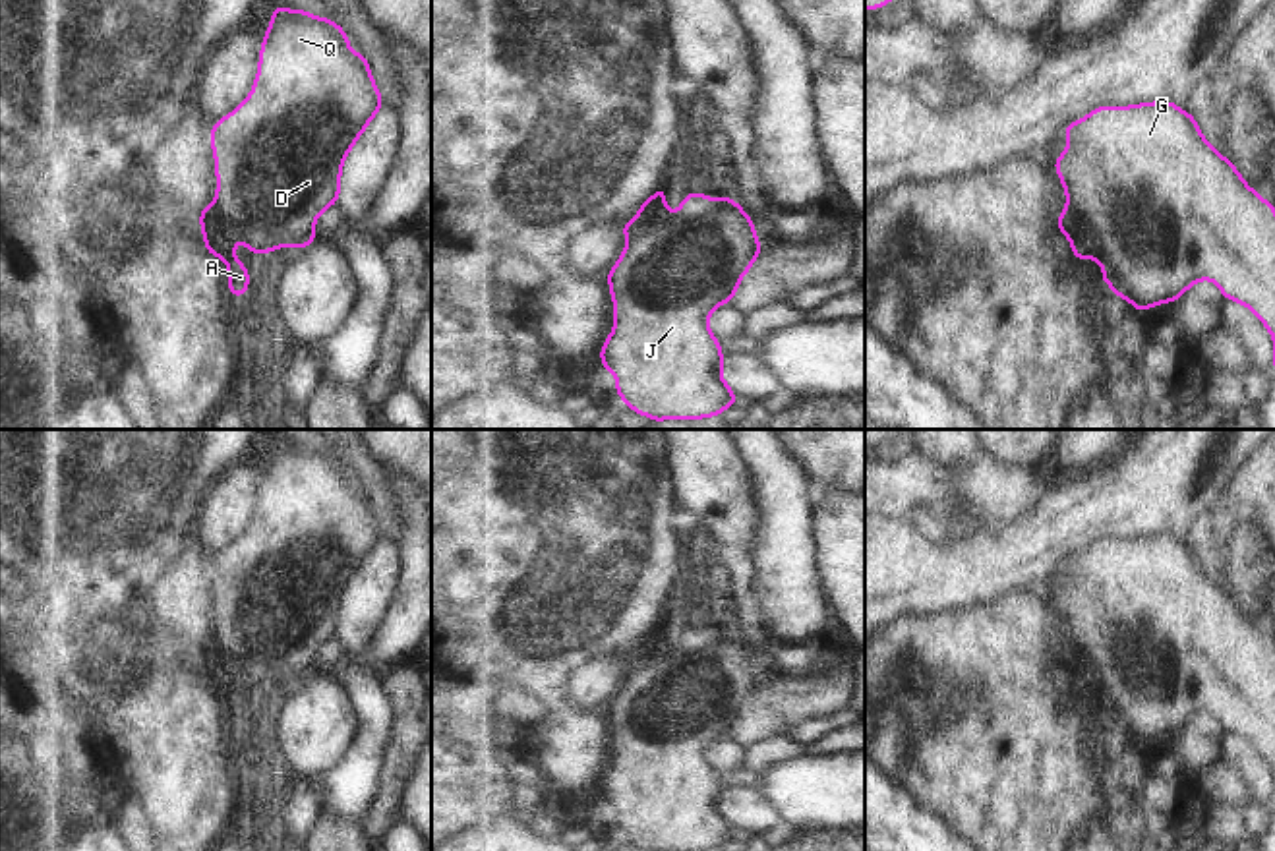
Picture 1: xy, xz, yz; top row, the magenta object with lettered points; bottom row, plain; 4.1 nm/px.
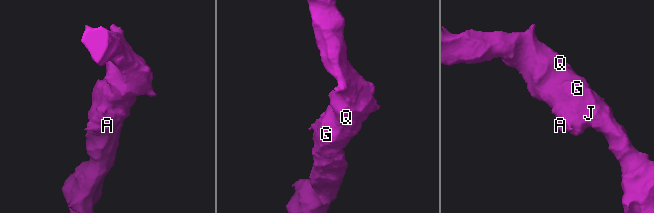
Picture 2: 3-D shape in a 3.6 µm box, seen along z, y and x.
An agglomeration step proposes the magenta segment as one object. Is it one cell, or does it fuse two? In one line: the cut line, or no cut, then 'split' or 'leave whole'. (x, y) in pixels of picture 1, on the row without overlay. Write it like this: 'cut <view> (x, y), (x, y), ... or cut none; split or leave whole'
cut none; leave whole

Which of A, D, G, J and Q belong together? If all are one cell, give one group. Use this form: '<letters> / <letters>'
A D G J Q

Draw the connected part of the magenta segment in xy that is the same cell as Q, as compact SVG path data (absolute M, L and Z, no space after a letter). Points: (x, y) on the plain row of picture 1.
M273 439L263 470L255 518L248 532L211 561L217 600L217 634L199 646L203 675L228 702L230 729L246 729L250 708L232 689L240 667L252 687L306 681L315 675L313 656L341 627L341 600L379 545L383 534L364 487L350 484L331 451Z

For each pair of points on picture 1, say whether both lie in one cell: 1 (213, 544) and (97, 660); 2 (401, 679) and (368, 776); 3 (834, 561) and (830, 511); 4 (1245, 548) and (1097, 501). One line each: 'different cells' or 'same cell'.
1: different cells
2: different cells
3: same cell
4: different cells

